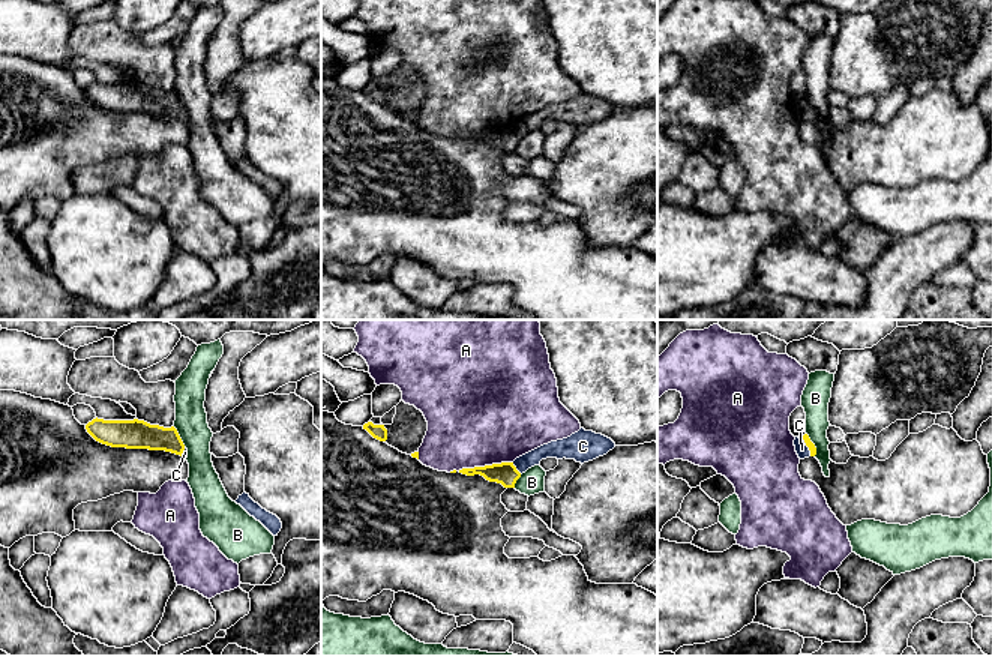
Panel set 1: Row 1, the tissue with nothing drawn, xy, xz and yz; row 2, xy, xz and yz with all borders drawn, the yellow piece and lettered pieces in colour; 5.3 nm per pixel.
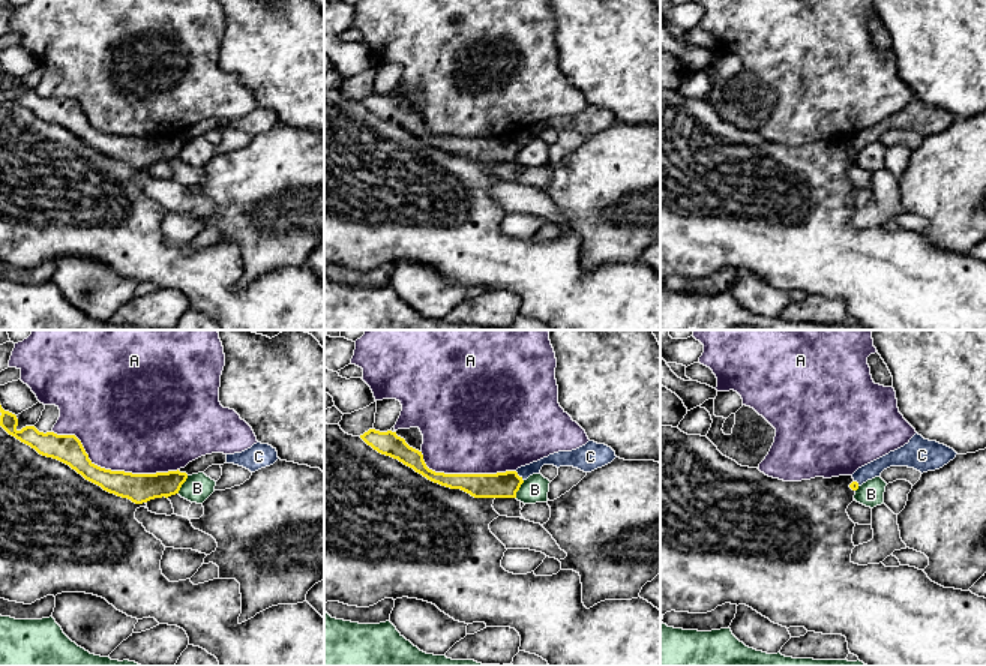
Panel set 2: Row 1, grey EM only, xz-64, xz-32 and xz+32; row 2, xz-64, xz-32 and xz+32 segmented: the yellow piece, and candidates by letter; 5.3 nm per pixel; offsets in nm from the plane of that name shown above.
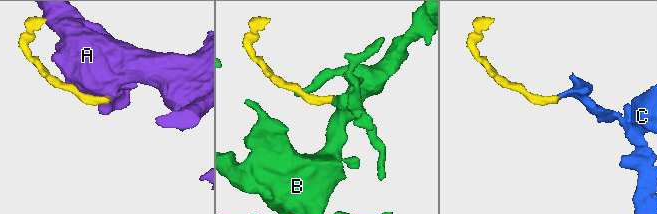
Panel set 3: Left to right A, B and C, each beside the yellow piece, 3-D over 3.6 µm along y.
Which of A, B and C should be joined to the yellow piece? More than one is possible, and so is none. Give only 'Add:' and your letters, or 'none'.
Add: C

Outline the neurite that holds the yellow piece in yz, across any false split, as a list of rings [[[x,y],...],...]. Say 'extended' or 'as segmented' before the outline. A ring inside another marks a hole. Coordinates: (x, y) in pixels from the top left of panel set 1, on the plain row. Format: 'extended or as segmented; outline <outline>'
extended; outline [[[807,98],[795,101],[794,110],[795,110],[795,116],[797,116],[800,123],[804,123],[804,122],[816,119],[816,111],[810,105]]]

